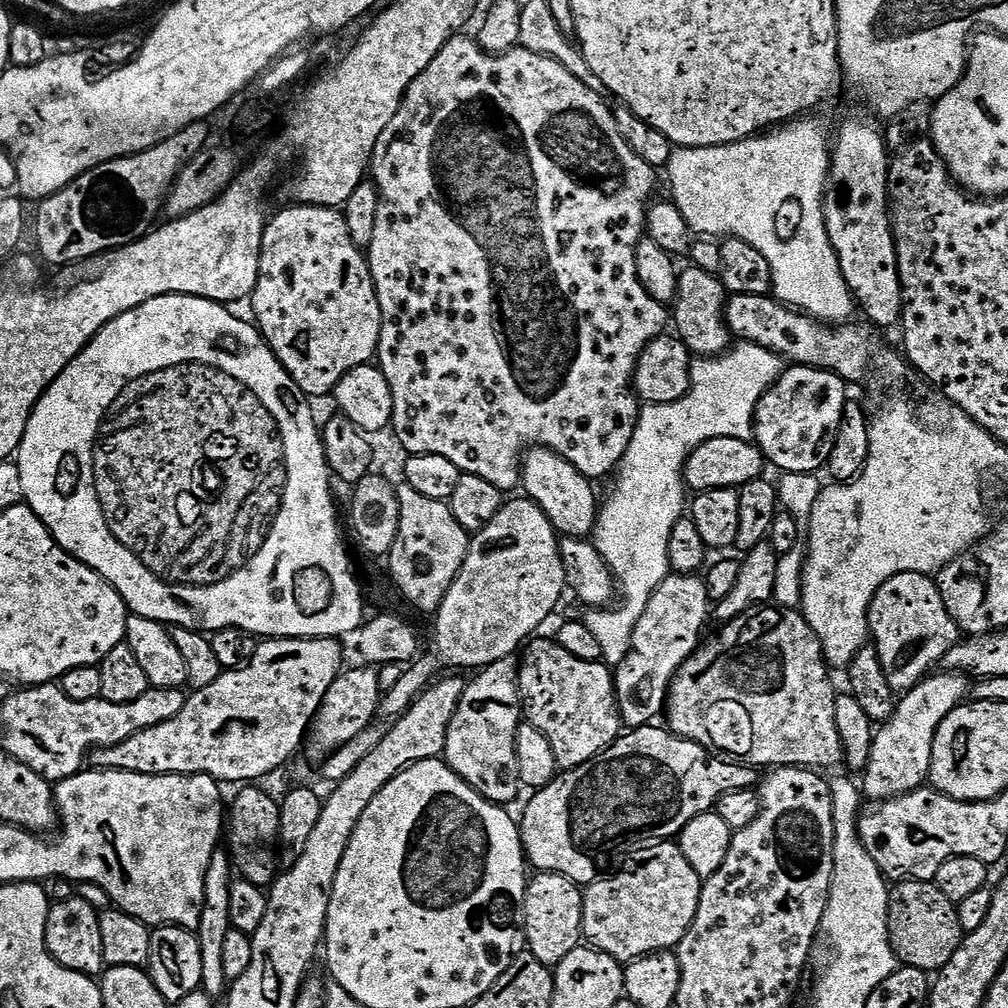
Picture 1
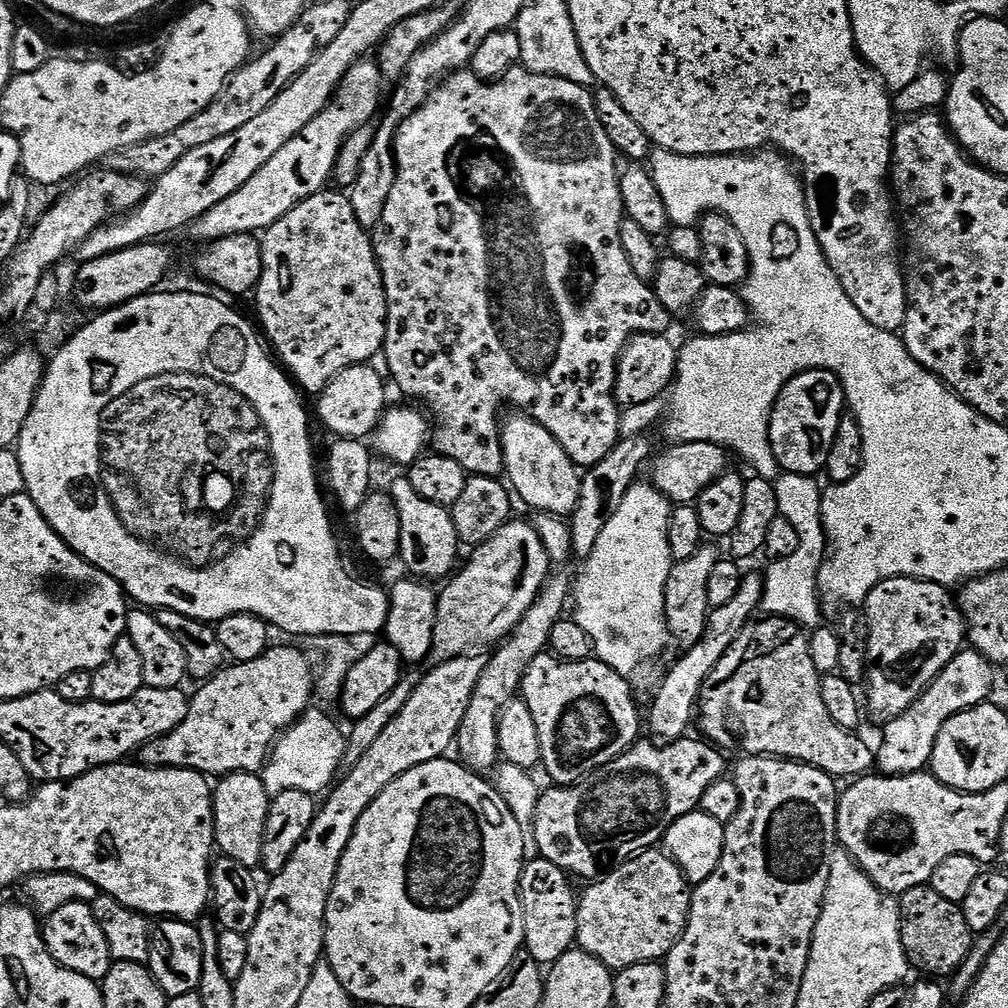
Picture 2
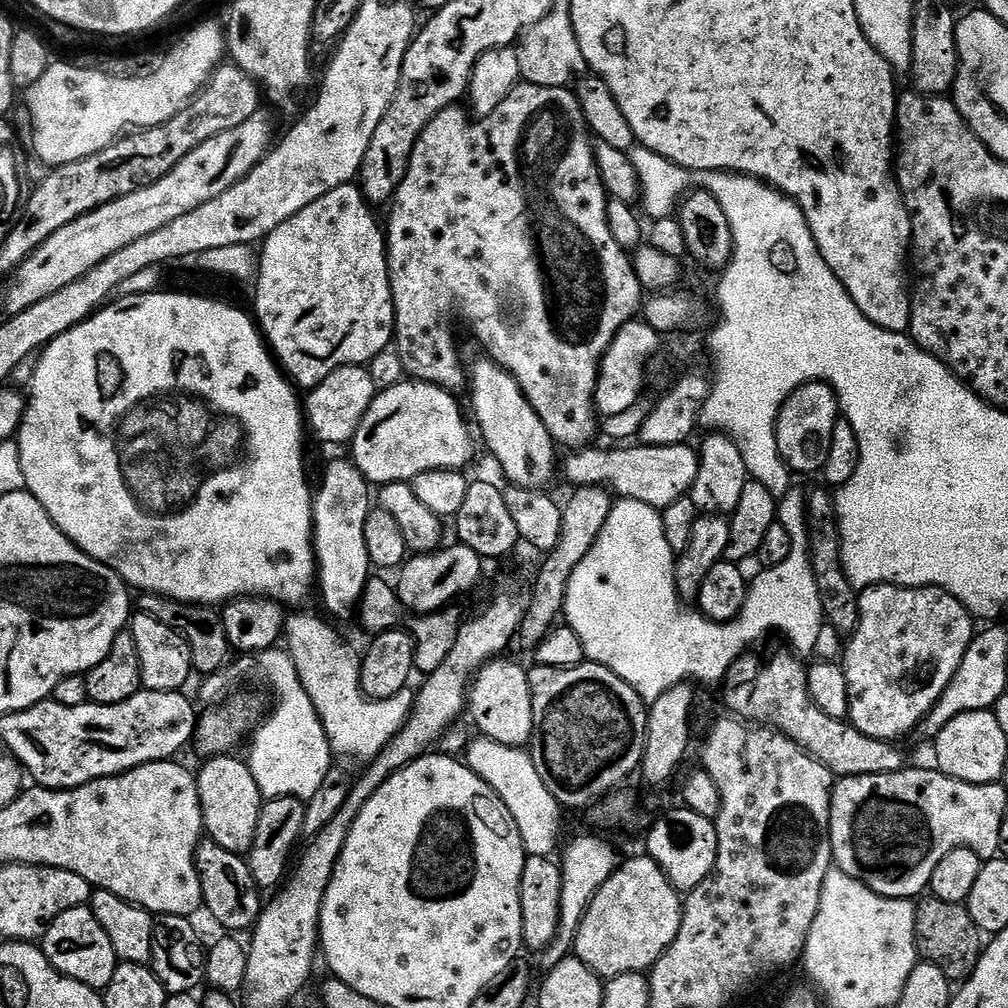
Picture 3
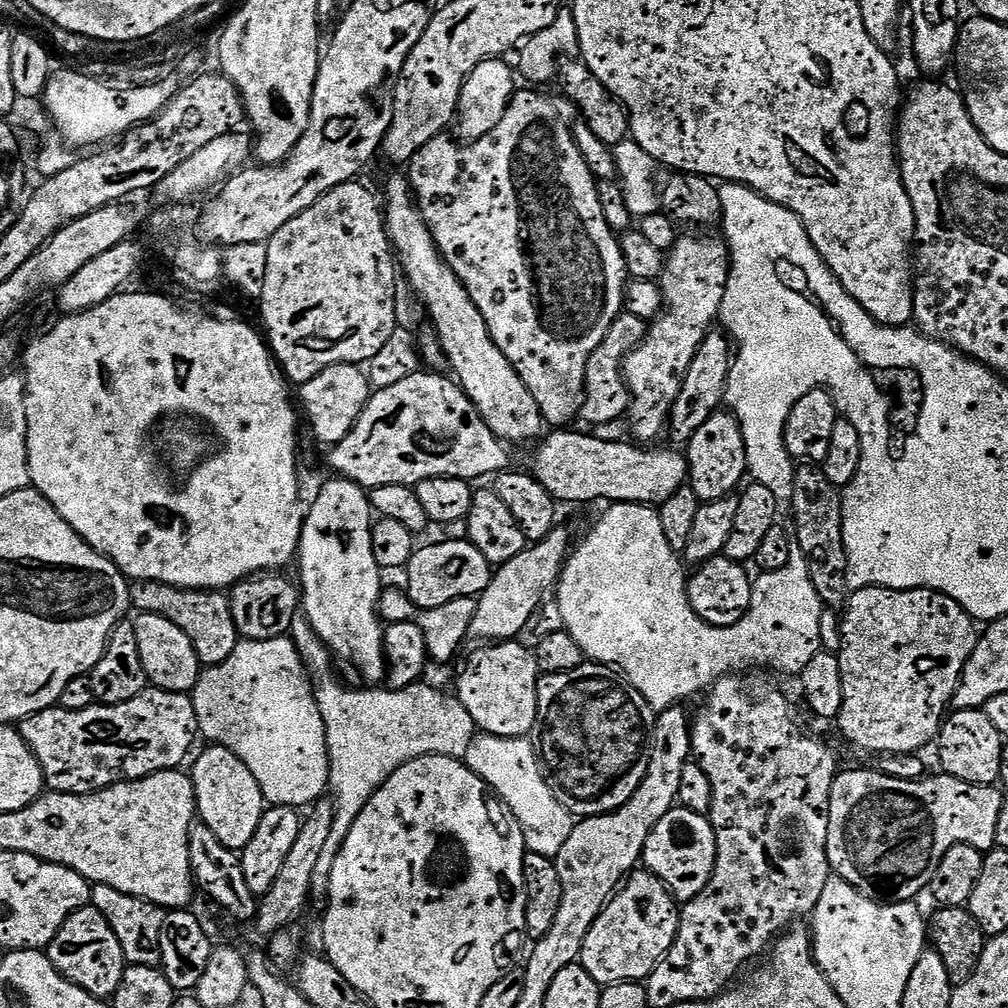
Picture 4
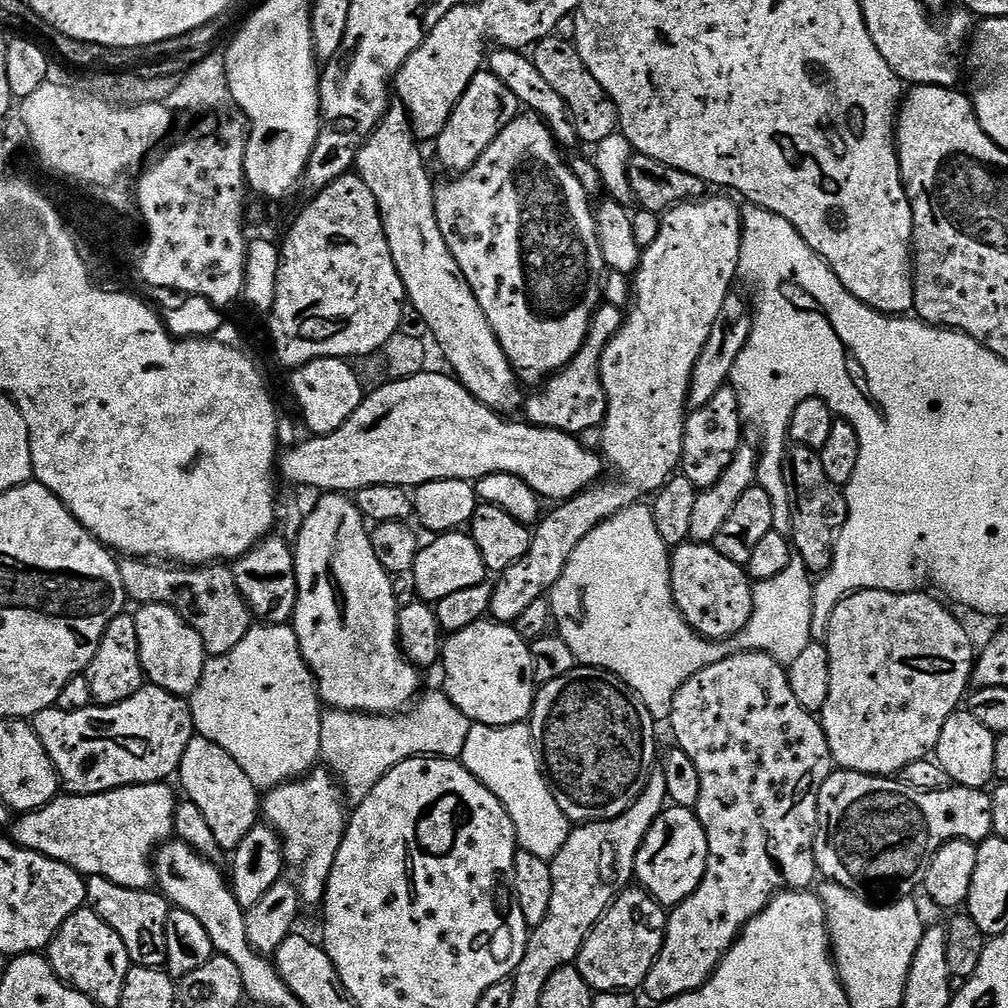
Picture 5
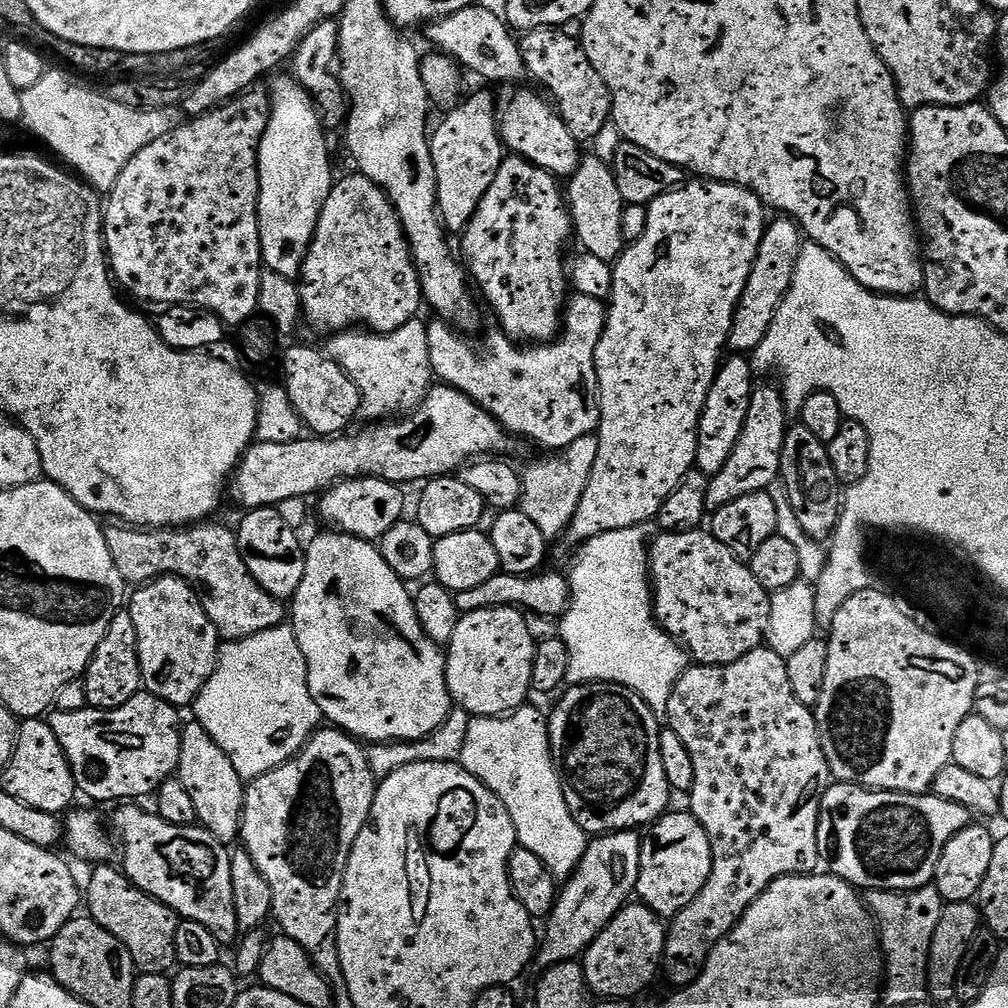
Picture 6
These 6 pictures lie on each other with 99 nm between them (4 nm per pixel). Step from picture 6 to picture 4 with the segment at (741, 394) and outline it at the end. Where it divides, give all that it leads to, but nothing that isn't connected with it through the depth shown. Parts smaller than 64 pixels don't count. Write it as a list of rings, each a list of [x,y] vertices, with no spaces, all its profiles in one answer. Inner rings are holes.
[[[727,410],[716,411],[713,416],[706,418],[706,422],[702,422],[702,426],[698,426],[698,430],[694,430],[694,434],[686,442],[686,455],[687,487],[694,490],[701,504],[718,502],[718,498],[733,495],[748,476],[746,442],[742,442],[740,423]]]

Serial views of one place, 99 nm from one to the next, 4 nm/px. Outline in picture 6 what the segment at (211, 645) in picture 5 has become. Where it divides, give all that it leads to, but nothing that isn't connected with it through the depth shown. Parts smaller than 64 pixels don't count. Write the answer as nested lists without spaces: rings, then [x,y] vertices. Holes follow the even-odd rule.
[[[201,522],[183,528],[137,528],[135,526],[116,526],[120,528],[104,528],[106,546],[110,546],[110,558],[114,558],[114,566],[118,566],[118,574],[122,574],[125,585],[143,586],[161,576],[179,576],[196,589],[200,601],[204,603],[206,614],[218,630],[221,641],[245,640],[254,634],[262,634],[262,630],[281,627],[286,620],[286,604],[276,600],[258,582],[254,582],[254,574],[246,570],[246,562],[240,553],[235,531],[224,524]]]

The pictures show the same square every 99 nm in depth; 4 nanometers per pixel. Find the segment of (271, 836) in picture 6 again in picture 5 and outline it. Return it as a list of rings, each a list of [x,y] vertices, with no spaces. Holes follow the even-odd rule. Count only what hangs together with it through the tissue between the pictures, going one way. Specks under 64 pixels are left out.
[[[317,766],[307,776],[271,789],[263,797],[263,819],[280,834],[285,861],[296,867],[294,880],[305,905],[324,903],[332,867],[348,830],[350,808],[347,806],[344,785],[324,766]]]

